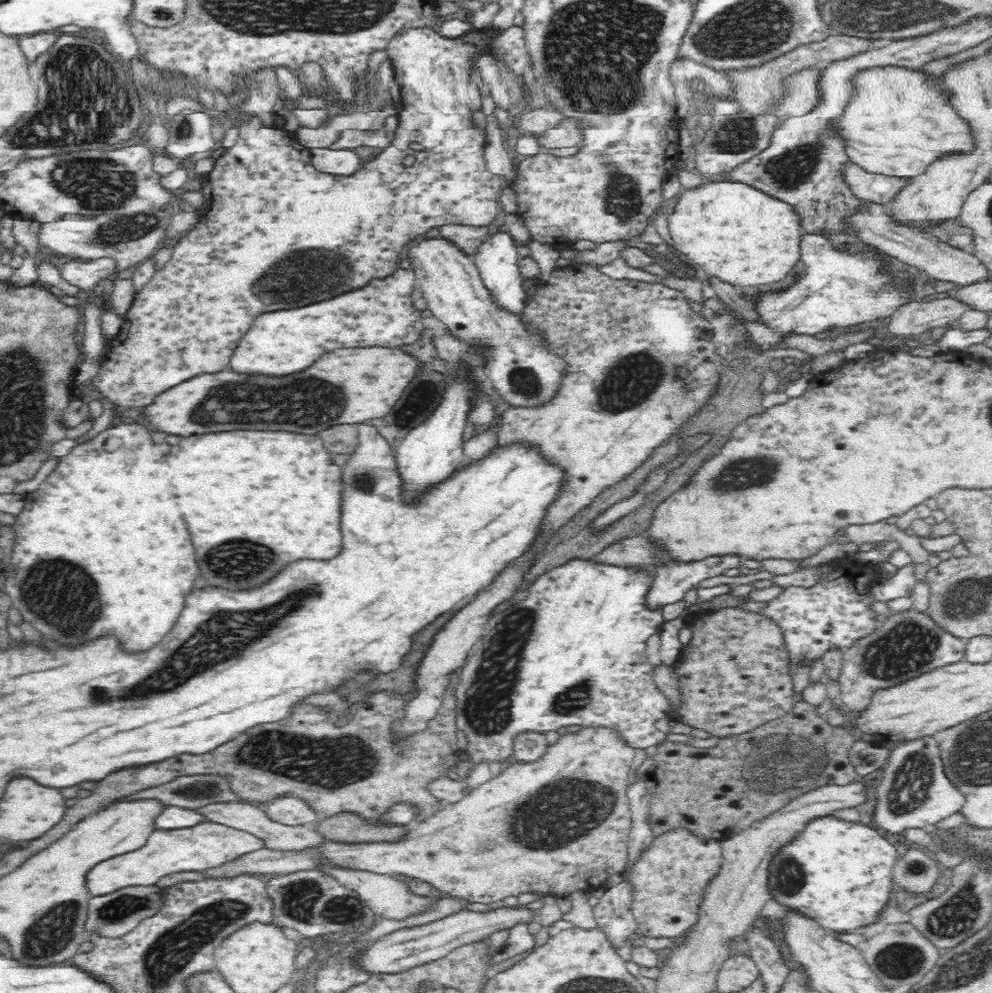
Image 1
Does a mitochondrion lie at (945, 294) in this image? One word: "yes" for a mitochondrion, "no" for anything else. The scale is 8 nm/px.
no

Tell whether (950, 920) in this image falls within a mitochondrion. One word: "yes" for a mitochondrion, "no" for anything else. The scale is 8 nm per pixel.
yes

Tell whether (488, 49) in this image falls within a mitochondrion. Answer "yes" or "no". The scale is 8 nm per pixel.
no

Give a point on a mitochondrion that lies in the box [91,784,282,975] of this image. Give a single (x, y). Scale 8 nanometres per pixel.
(118, 910)

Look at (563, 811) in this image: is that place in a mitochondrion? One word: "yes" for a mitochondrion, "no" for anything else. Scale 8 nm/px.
yes

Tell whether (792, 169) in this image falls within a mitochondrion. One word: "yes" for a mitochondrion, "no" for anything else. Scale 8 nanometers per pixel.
yes

